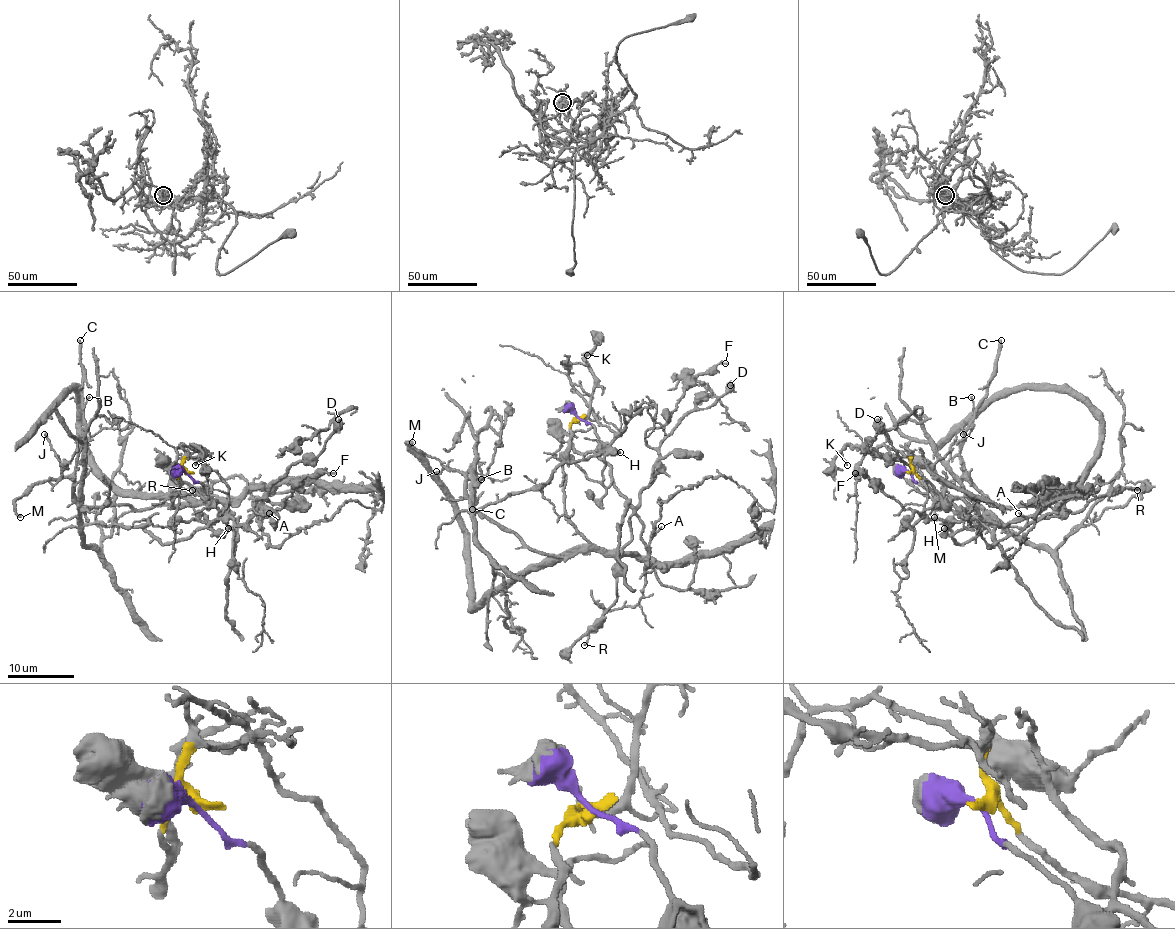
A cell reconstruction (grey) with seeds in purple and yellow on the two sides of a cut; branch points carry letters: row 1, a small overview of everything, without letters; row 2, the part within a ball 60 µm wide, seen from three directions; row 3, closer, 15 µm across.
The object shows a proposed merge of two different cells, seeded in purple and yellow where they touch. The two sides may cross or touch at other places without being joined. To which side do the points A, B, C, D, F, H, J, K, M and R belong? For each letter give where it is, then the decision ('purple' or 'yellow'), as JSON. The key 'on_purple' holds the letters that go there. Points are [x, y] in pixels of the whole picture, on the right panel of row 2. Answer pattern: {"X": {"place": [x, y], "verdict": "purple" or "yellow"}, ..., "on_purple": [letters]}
{"A": {"place": [1018, 513], "verdict": "purple"}, "B": {"place": [971, 397], "verdict": "yellow"}, "C": {"place": [1001, 340], "verdict": "yellow"}, "D": {"place": [877, 419], "verdict": "purple"}, "F": {"place": [855, 473], "verdict": "purple"}, "H": {"place": [944, 528], "verdict": "purple"}, "J": {"place": [963, 434], "verdict": "yellow"}, "K": {"place": [847, 465], "verdict": "yellow"}, "M": {"place": [934, 517], "verdict": "yellow"}, "R": {"place": [1137, 490], "verdict": "purple"}, "on_purple": ["A", "D", "F", "H", "R"]}

